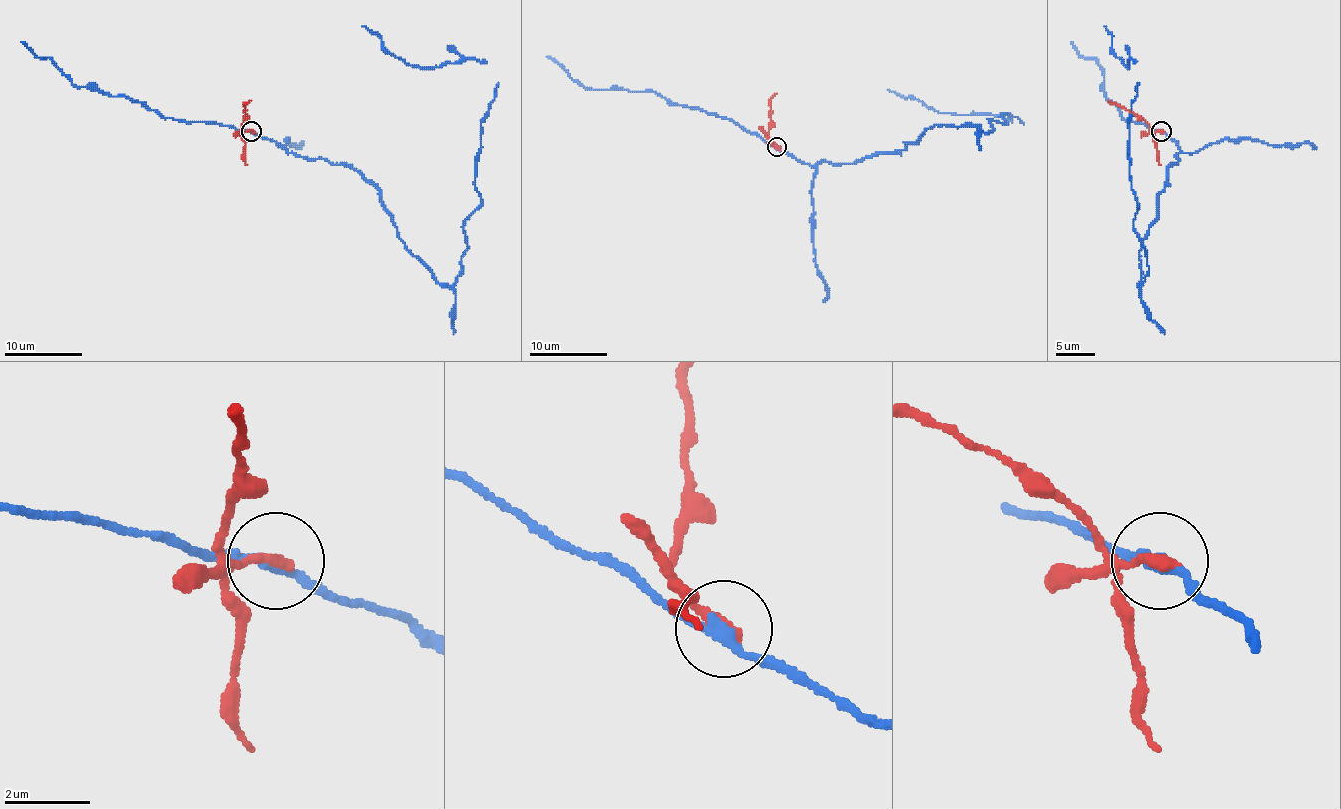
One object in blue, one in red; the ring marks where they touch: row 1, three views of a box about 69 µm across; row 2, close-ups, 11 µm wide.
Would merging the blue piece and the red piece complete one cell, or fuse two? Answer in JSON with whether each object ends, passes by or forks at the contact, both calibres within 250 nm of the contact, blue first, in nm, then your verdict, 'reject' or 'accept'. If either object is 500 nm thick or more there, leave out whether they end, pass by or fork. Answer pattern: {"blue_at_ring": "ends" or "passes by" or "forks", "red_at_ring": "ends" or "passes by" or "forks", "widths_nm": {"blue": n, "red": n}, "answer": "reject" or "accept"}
{"blue_at_ring": "passes by", "red_at_ring": "ends", "widths_nm": {"blue": 200, "red": 360}, "answer": "reject"}

